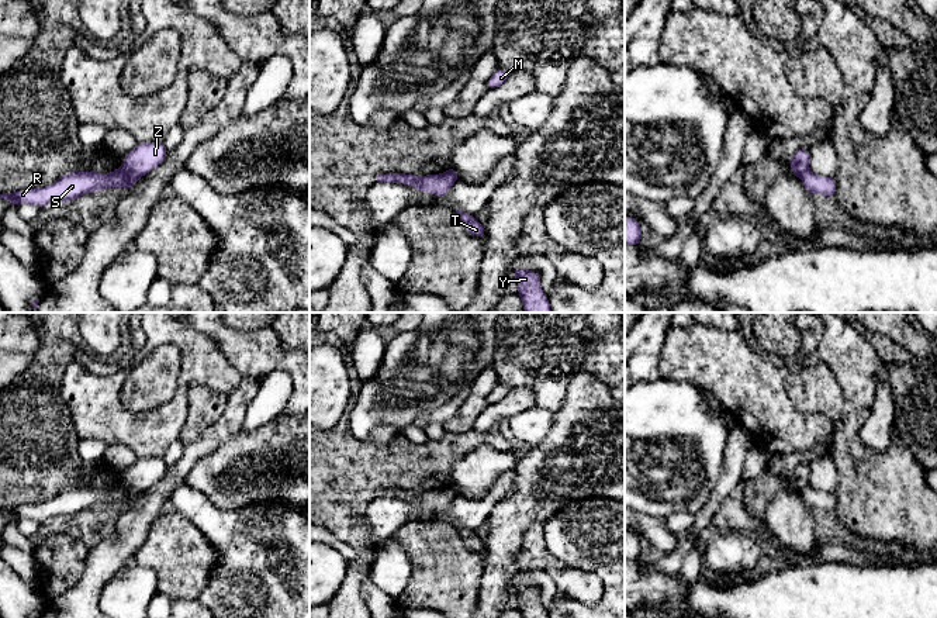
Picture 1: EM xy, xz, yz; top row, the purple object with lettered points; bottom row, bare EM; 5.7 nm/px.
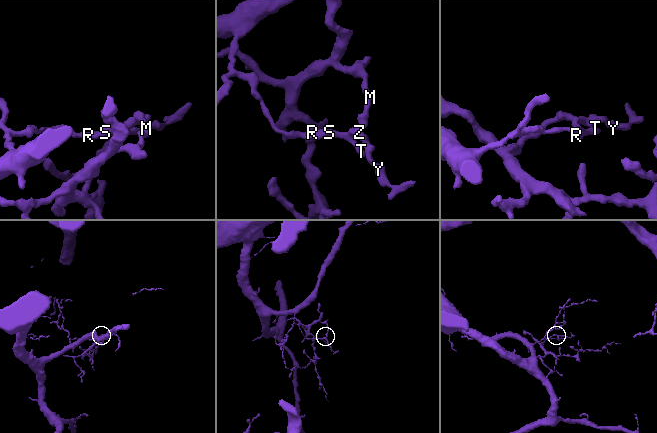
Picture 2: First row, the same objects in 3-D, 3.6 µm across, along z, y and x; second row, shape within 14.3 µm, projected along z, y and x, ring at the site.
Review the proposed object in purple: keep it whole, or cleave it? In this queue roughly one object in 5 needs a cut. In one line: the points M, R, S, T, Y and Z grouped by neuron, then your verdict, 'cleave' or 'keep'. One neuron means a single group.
M Y Z / R S T | cleave

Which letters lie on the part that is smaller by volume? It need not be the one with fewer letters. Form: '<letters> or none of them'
M, Y, Z

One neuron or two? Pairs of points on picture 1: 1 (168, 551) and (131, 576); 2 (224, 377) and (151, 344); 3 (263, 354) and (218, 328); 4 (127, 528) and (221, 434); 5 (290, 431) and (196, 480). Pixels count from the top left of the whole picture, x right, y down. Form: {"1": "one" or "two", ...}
{"1": "two", "2": "one", "3": "one", "4": "one", "5": "one"}

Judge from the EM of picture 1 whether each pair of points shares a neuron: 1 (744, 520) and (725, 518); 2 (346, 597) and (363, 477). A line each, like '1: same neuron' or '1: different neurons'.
1: same neuron
2: same neuron

